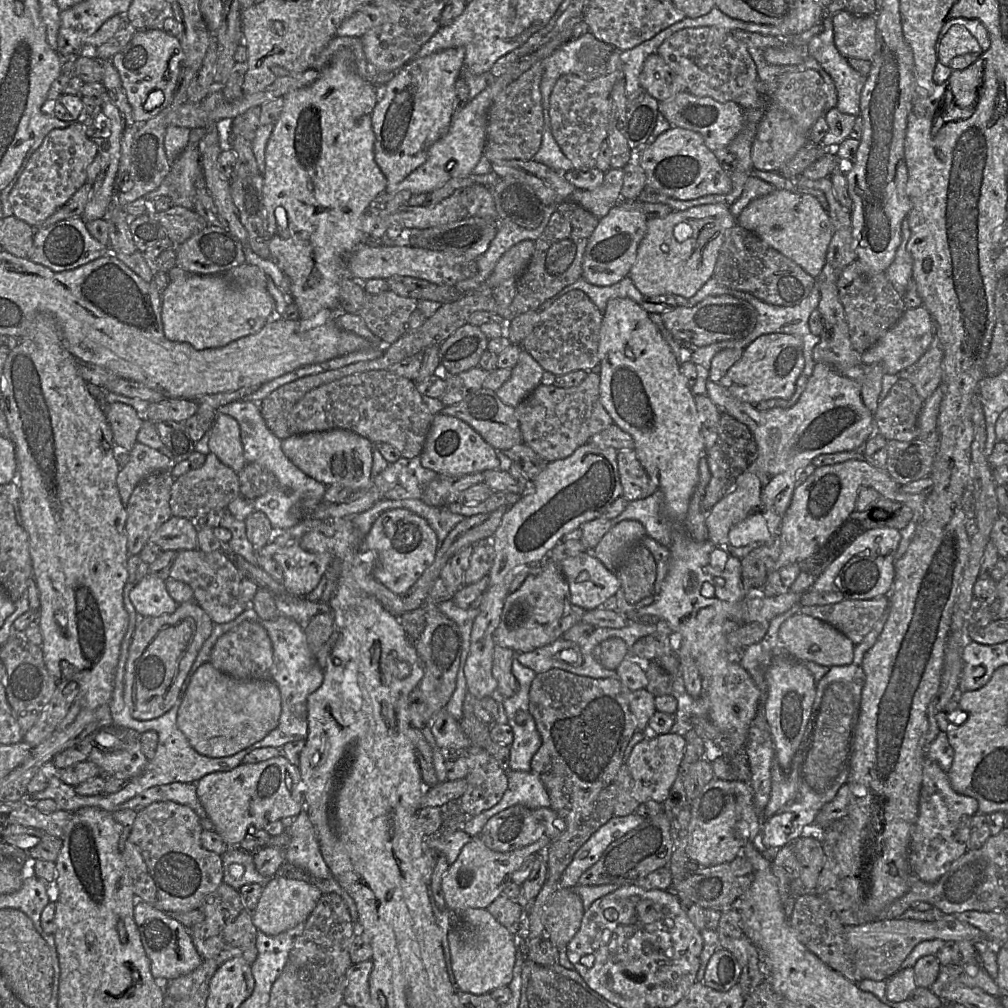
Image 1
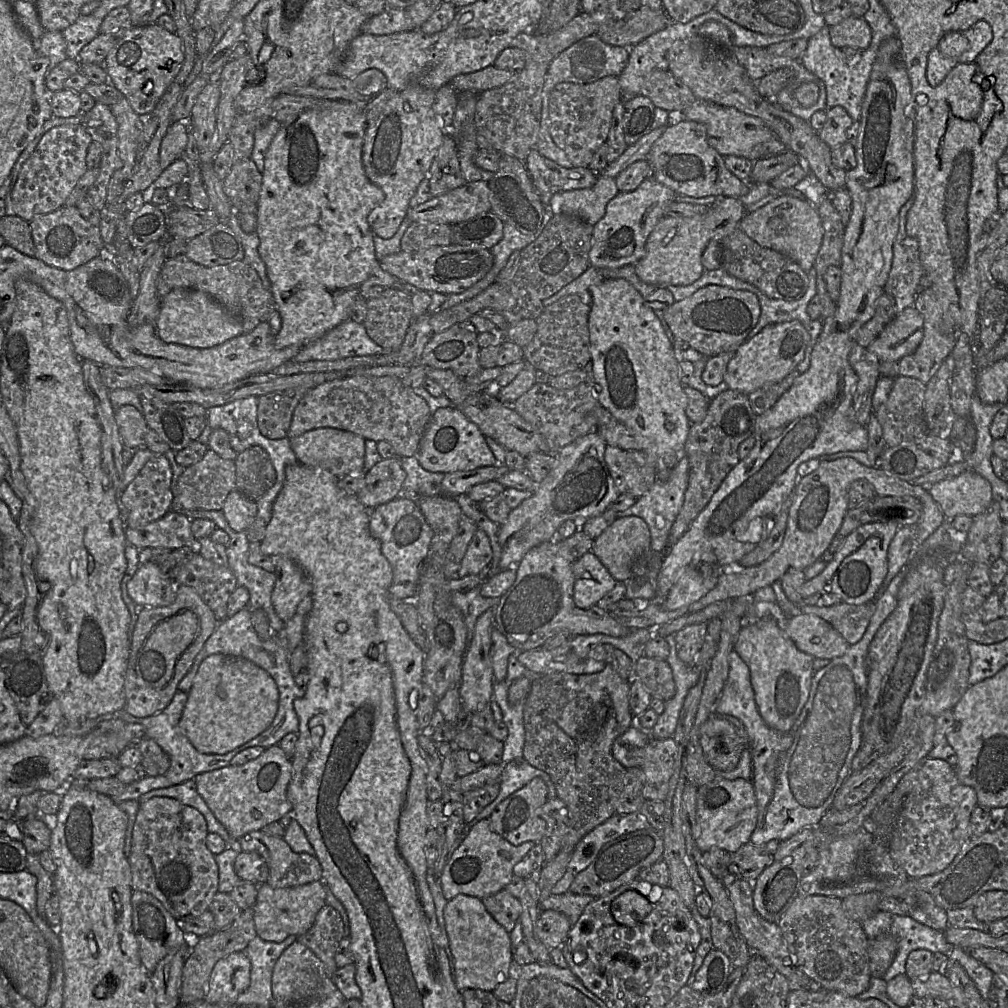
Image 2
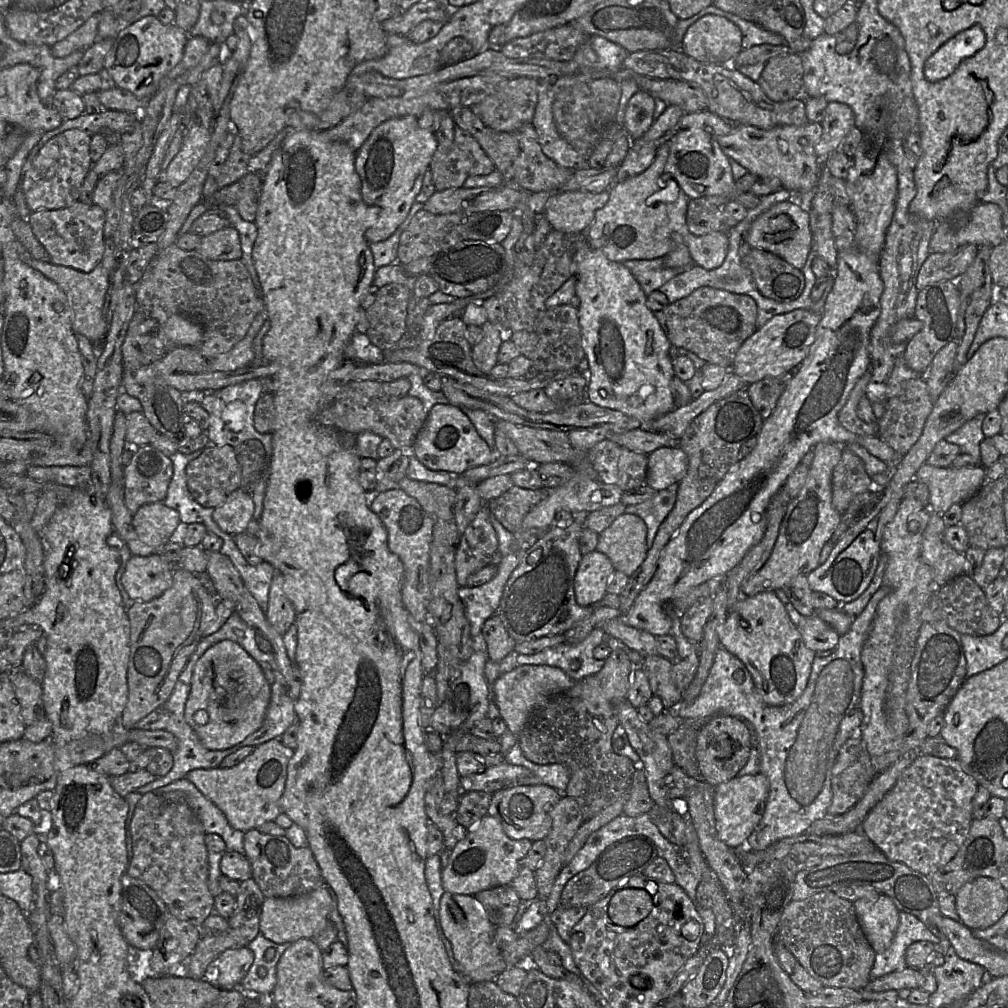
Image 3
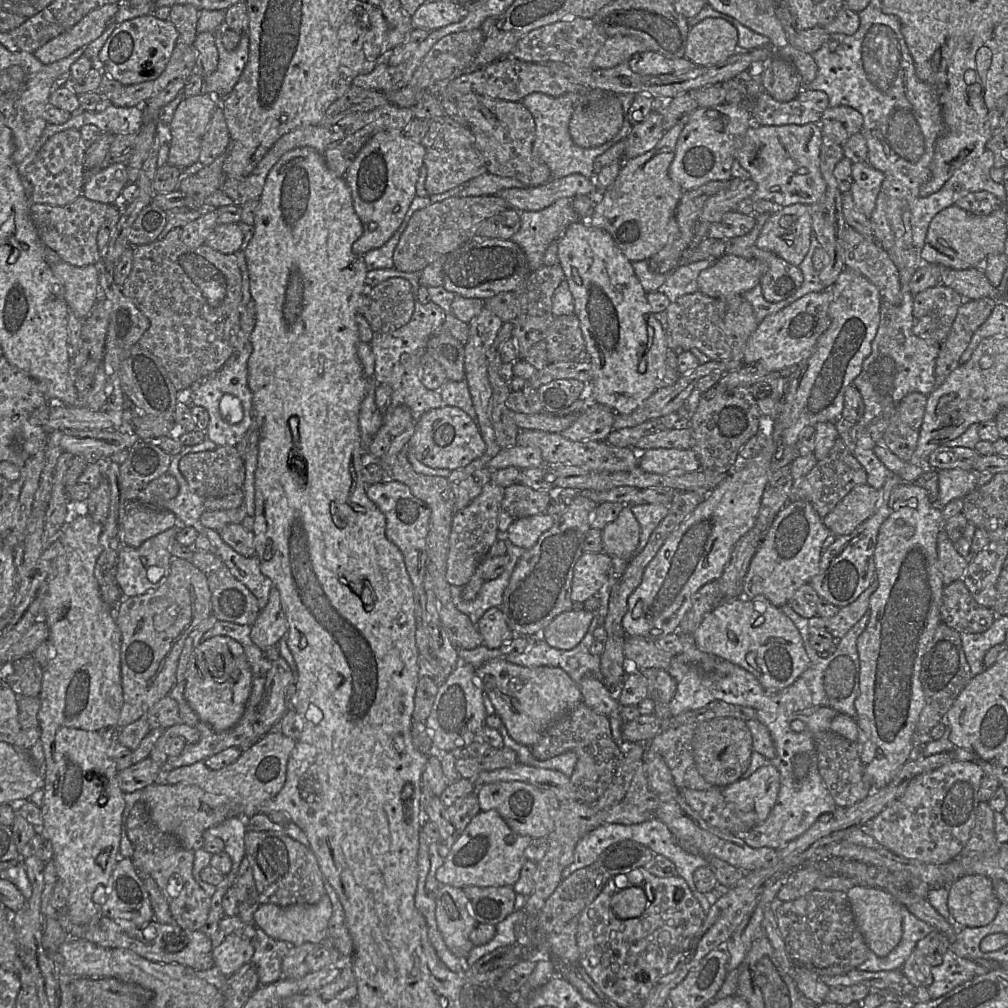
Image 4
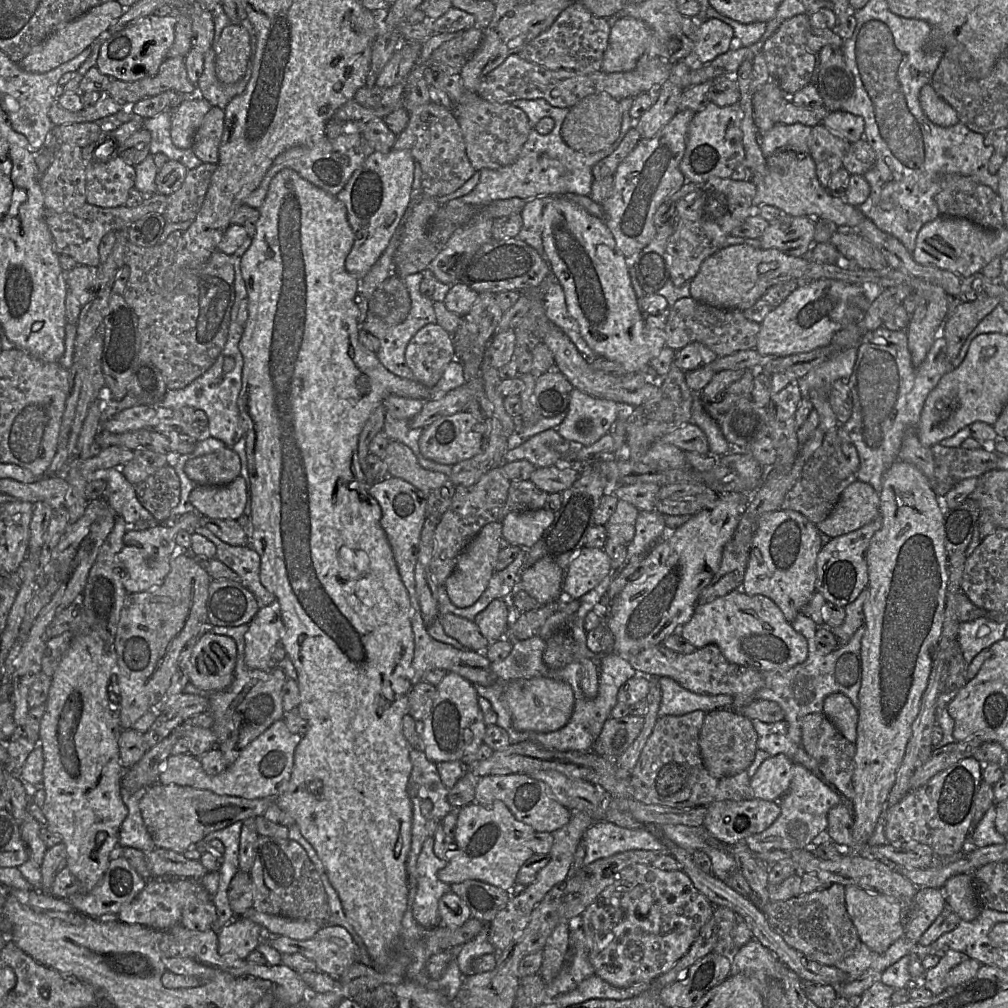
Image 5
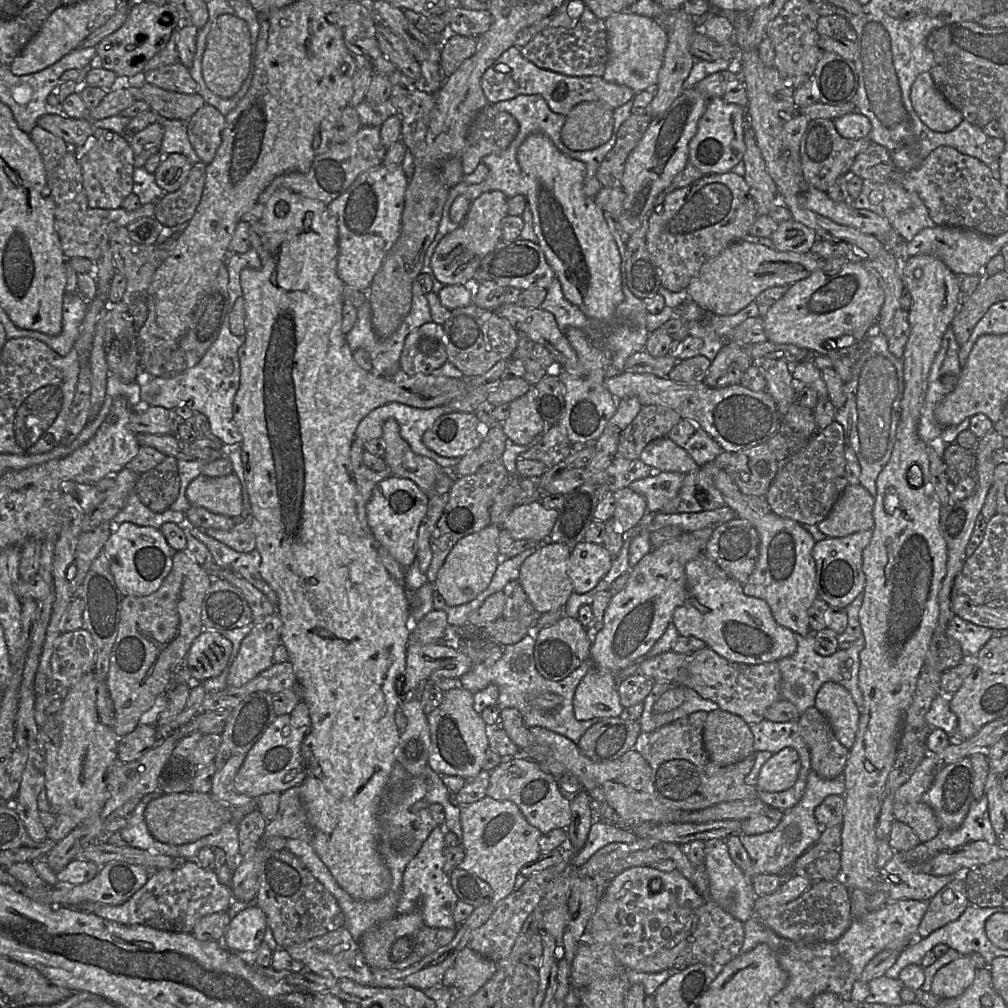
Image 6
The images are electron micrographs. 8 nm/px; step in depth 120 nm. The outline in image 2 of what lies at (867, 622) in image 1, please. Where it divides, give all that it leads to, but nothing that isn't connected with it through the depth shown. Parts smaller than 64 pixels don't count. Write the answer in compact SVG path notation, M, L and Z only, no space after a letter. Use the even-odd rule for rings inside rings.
M870 601L861 605L845 602L827 607L804 605L799 608L799 611L824 619L841 634L849 645L852 645L863 637L875 609L875 601Z

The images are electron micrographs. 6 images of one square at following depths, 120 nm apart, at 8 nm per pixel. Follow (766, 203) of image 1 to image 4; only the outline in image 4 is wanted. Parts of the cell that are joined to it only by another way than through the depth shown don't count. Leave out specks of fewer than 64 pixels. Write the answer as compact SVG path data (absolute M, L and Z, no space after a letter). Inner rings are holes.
M796 203L770 215L759 233L756 247L798 266L809 250L811 234L810 206Z

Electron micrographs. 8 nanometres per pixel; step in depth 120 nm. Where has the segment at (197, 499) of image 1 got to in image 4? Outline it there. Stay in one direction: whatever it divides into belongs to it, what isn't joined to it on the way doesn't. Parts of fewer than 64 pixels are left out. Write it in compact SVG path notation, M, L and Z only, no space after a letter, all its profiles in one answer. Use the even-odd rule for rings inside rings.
M219 446L214 450L188 454L180 460L179 469L190 489L203 498L224 497L243 488L244 461L235 447Z

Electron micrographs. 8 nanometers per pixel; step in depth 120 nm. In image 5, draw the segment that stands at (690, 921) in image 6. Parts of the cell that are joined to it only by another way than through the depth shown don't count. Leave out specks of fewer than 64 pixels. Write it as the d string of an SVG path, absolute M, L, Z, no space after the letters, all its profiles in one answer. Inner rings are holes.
M631 864L619 871L614 880L608 884L596 899L584 910L578 924L584 931L589 950L589 960L594 968L594 975L616 987L627 987L641 982L652 982L658 976L667 973L689 951L700 934L701 929L708 922L714 911L714 905L701 894L692 884L689 876L682 870L664 871L652 865Z

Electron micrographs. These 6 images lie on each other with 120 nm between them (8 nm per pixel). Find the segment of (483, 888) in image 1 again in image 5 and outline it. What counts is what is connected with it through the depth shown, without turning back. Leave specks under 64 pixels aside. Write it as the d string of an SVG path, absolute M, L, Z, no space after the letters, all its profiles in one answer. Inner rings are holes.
M499 800L490 805L475 802L457 810L456 850L447 866L438 872L441 881L456 884L479 880L511 891L521 866L534 854L531 841L536 830L518 821L509 808Z

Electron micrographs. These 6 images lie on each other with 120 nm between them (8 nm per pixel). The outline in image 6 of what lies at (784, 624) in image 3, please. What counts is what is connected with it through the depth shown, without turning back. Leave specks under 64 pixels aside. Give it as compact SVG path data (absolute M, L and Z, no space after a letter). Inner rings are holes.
M705 552L686 564L685 574L687 599L673 613L681 636L703 640L717 654L736 663L778 662L795 653L795 633L775 621L766 601L745 595L743 585L726 575Z

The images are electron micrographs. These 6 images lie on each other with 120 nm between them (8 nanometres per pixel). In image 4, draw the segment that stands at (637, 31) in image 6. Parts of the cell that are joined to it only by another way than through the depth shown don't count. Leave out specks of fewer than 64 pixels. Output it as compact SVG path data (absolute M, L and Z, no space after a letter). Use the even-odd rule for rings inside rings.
M630 36L607 37L593 59L594 68L612 68L627 62L634 54L644 52L644 45Z

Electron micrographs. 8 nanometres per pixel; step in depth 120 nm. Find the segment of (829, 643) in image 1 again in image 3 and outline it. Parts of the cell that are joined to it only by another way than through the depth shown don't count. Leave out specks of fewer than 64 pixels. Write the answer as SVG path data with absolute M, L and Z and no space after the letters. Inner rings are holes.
M815 615L806 618L798 628L805 645L814 652L835 650L840 640L839 633Z

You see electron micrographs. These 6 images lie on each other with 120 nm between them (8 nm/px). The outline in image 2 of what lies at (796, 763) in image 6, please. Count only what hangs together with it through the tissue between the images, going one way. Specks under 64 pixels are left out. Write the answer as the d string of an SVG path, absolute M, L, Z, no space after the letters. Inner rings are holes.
M718 774L717 779L698 788L696 844L702 852L717 847L733 853L750 842L757 816L758 809L752 780L726 779L719 777Z

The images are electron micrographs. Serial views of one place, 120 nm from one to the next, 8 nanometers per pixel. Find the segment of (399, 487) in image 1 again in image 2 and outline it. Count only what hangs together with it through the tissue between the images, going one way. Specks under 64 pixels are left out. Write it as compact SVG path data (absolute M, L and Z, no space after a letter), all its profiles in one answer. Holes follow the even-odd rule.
M416 455L401 458L407 476L400 495L436 496L442 494L441 482L444 473L425 470Z

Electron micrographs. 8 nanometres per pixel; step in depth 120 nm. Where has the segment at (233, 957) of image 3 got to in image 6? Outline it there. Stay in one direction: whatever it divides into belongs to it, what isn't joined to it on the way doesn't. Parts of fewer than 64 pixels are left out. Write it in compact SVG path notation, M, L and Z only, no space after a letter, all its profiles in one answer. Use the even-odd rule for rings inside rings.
M250 905L230 920L222 943L242 956L251 956L263 941L266 916L257 905Z

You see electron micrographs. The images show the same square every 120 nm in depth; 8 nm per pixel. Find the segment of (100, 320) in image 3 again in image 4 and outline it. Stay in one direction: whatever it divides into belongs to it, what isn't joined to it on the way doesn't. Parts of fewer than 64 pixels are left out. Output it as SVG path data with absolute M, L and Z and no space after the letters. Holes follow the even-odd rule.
M61 261L50 266L64 285L64 298L70 311L85 320L101 299L98 265L76 267Z

